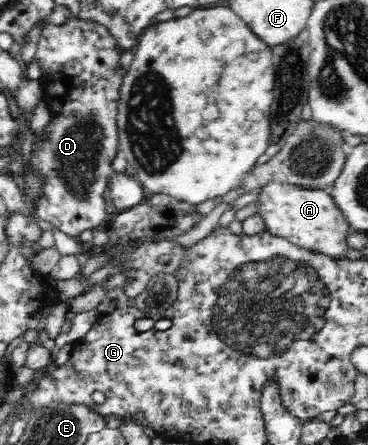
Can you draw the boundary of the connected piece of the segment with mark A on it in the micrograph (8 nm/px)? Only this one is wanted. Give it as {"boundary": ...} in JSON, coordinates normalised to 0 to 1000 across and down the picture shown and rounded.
{"boundary":[[[731,407],[709,422],[698,452],[701,481],[717,494],[728,524],[902,580],[938,575],[948,557],[943,530],[954,517],[905,454],[902,438],[886,436],[878,425],[848,427],[783,409]]]}

